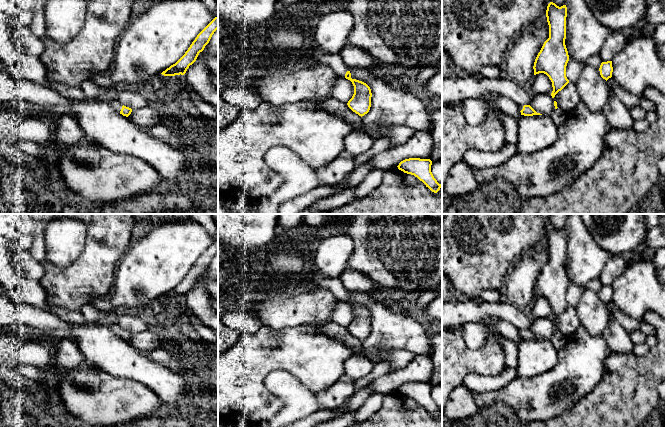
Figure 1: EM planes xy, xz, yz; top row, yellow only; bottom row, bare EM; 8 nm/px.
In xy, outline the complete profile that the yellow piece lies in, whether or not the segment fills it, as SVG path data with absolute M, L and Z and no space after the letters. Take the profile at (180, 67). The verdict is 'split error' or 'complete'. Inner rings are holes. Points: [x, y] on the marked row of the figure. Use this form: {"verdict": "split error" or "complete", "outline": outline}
{"verdict": "complete", "outline": "M218 16L215 17L195 38L185 54L173 65L163 71L164 76L184 75L192 65L200 52L209 43L212 35L218 29Z"}

